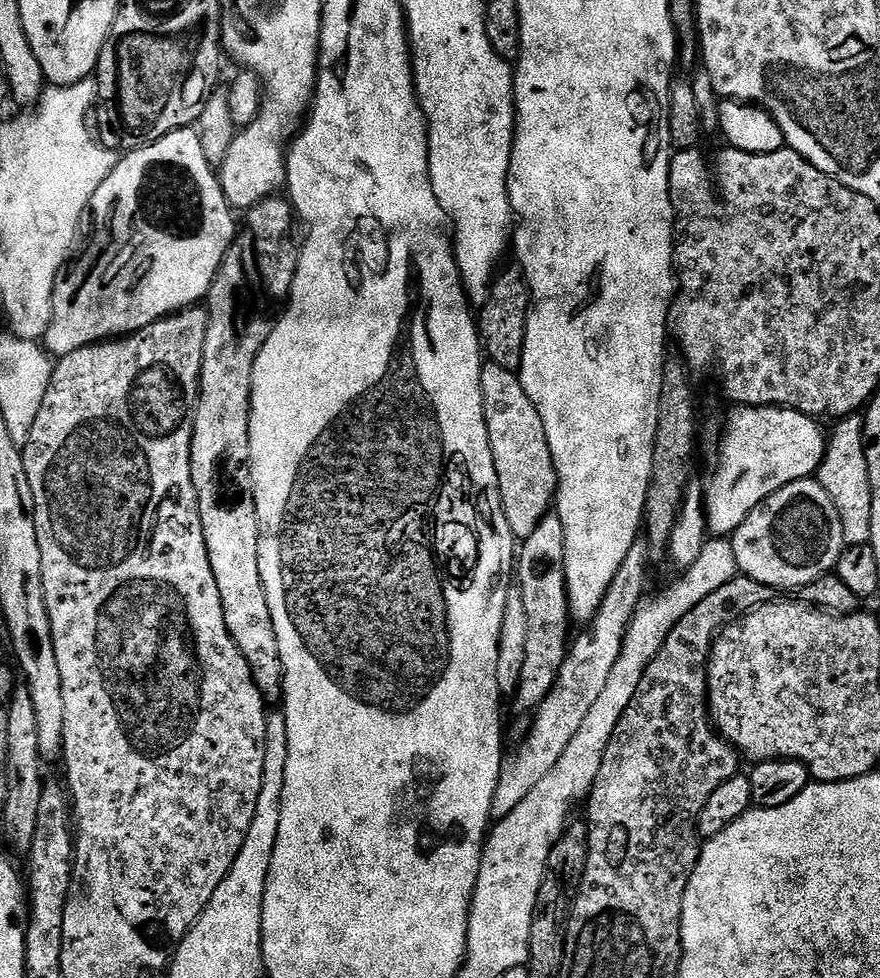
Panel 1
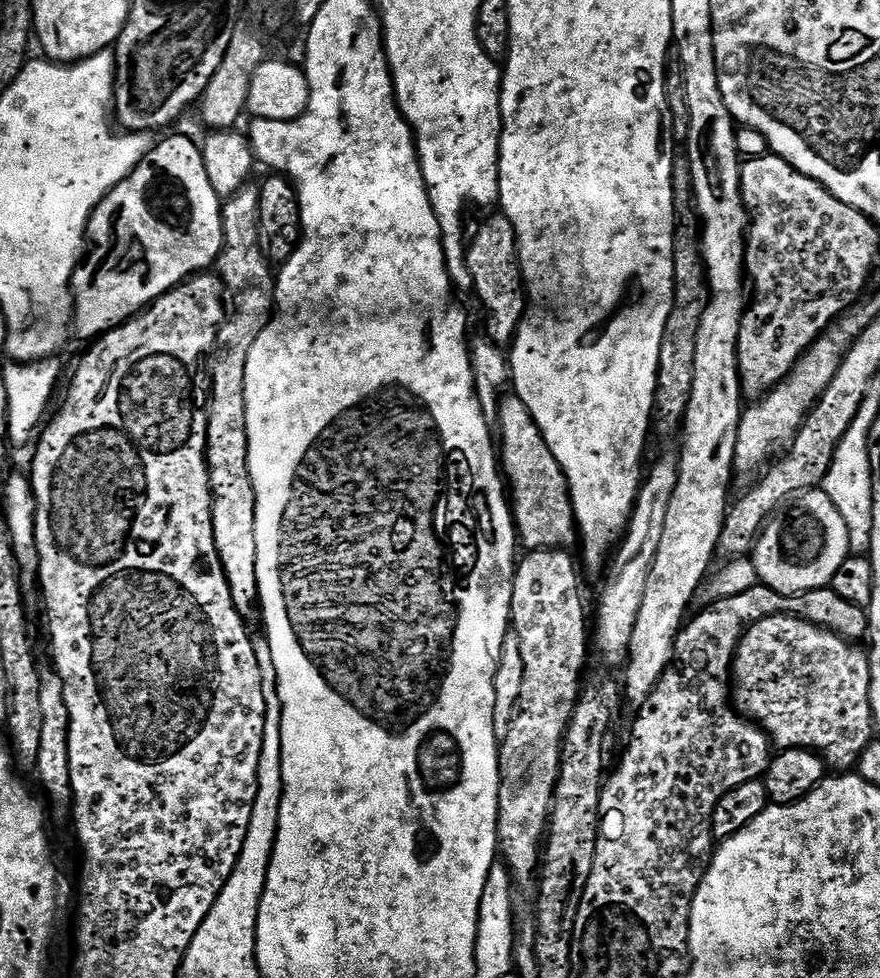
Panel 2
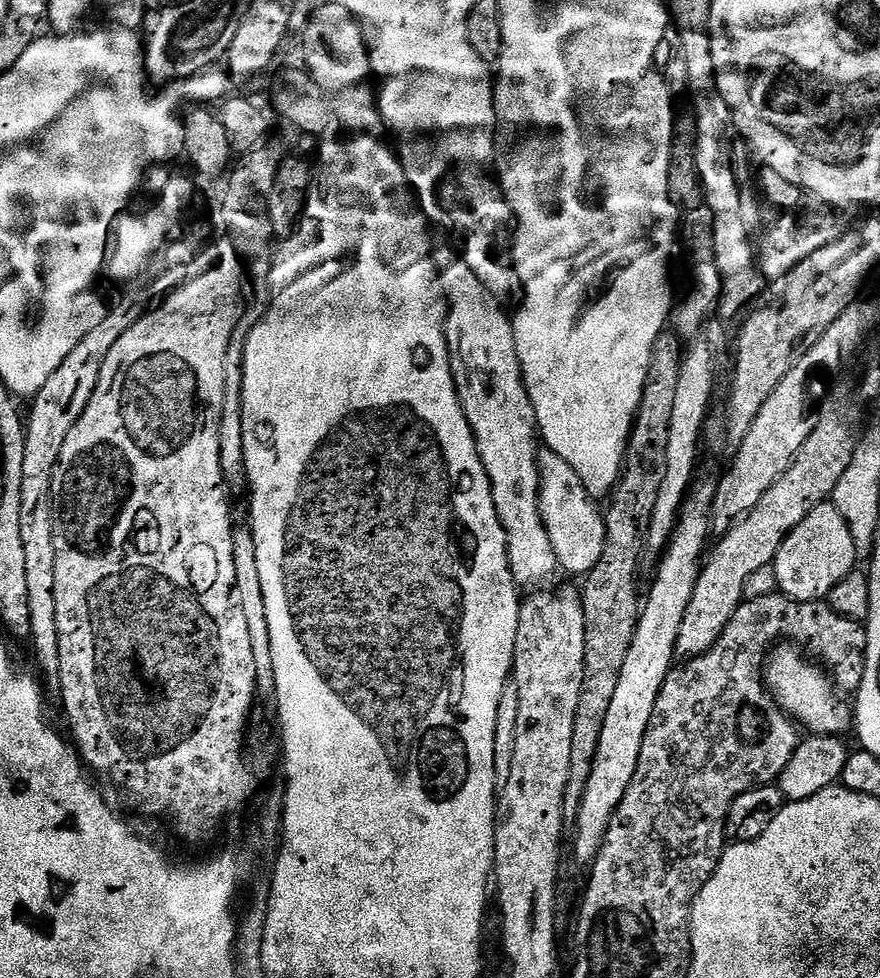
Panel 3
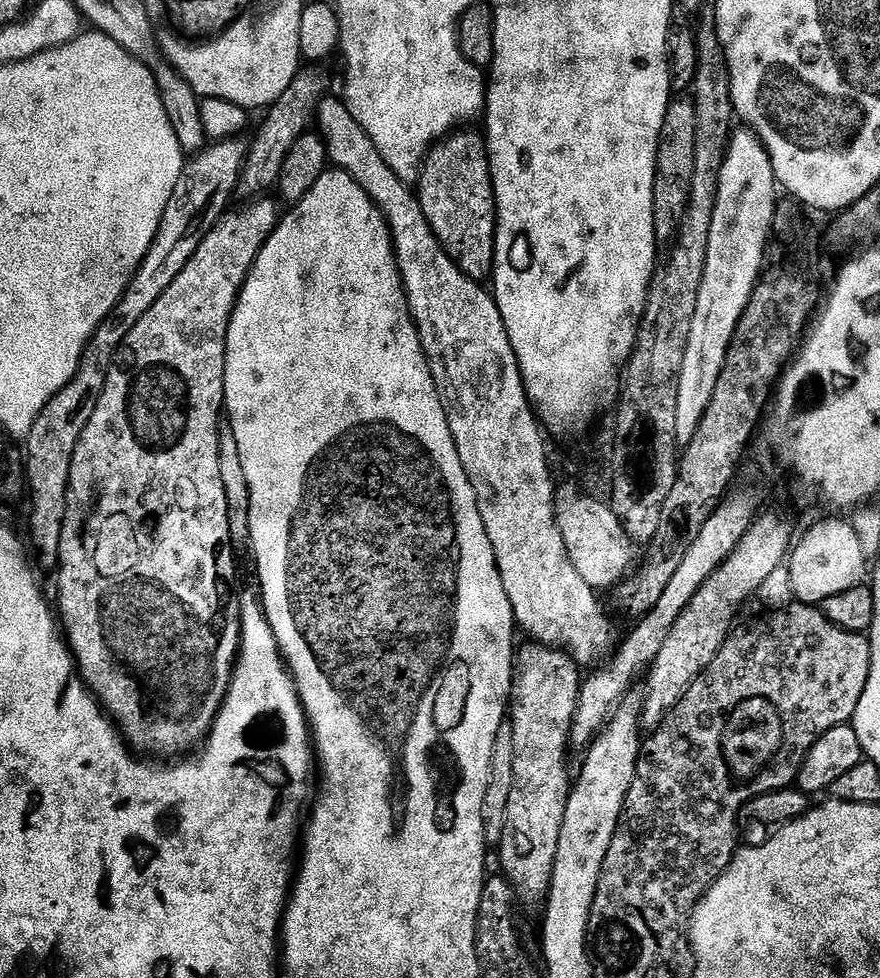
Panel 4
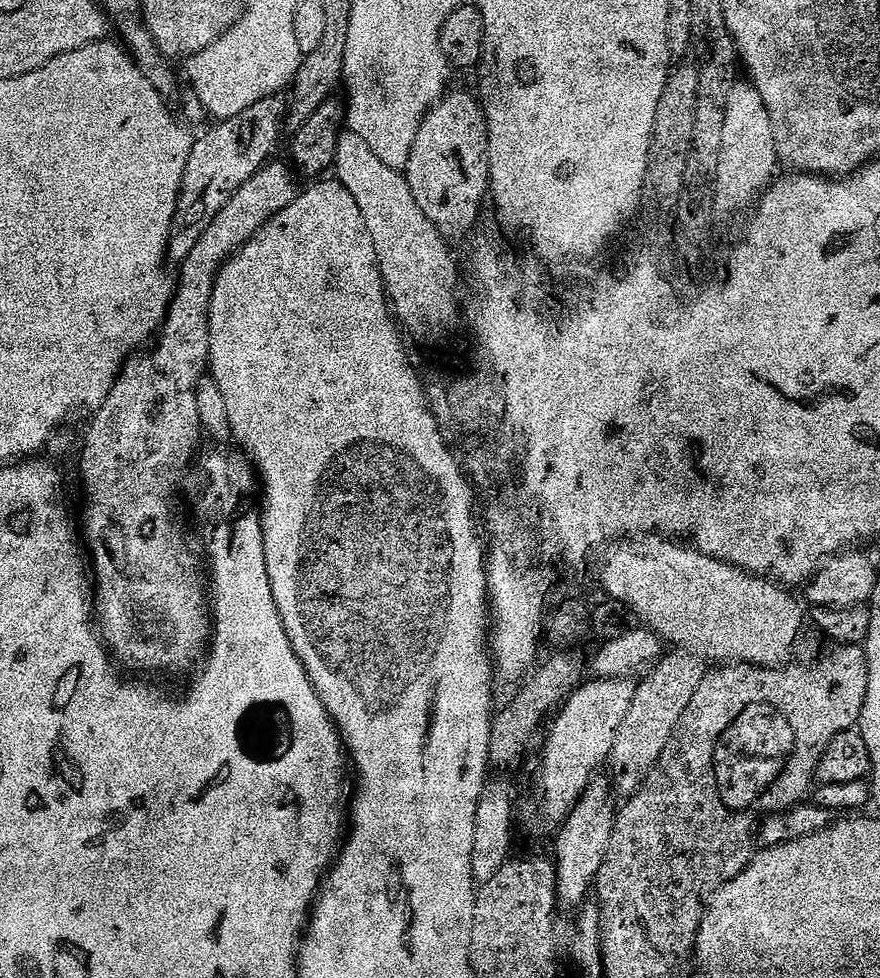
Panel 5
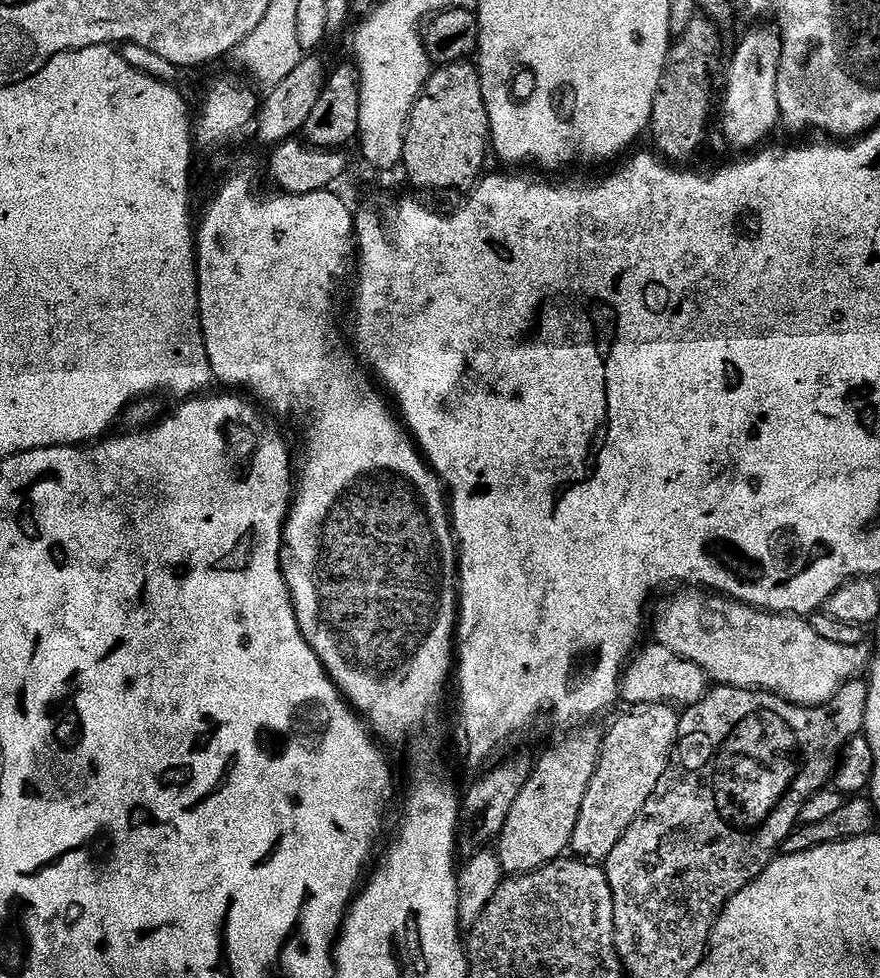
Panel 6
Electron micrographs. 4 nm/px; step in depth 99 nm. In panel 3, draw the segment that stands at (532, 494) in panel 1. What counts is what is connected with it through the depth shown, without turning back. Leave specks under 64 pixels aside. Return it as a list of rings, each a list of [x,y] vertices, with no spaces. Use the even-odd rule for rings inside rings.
[[[544,450],[539,453],[540,461],[540,513],[554,548],[556,563],[572,576],[583,578],[589,570],[598,566],[604,549],[604,516],[596,509],[597,501],[586,490],[582,478],[558,454]]]

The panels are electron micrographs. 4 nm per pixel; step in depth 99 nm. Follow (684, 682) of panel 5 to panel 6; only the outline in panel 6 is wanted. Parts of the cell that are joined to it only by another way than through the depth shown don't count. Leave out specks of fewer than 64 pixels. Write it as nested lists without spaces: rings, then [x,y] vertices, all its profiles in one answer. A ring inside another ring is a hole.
[[[634,704],[624,711],[628,712],[603,733],[598,766],[594,778],[590,778],[586,798],[582,798],[582,810],[578,810],[578,826],[574,826],[570,848],[585,862],[603,862],[618,846],[642,806],[650,802],[662,774],[666,774],[678,738],[681,713],[673,705]]]

